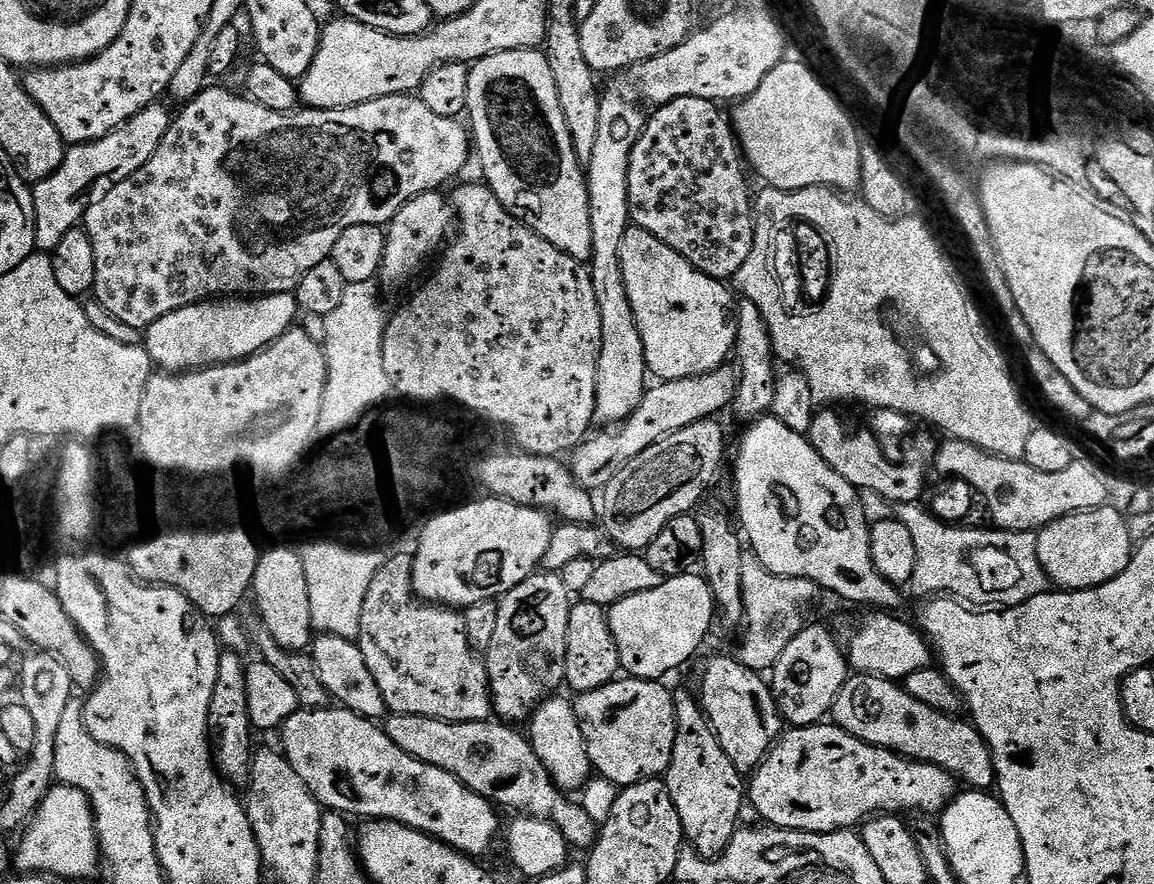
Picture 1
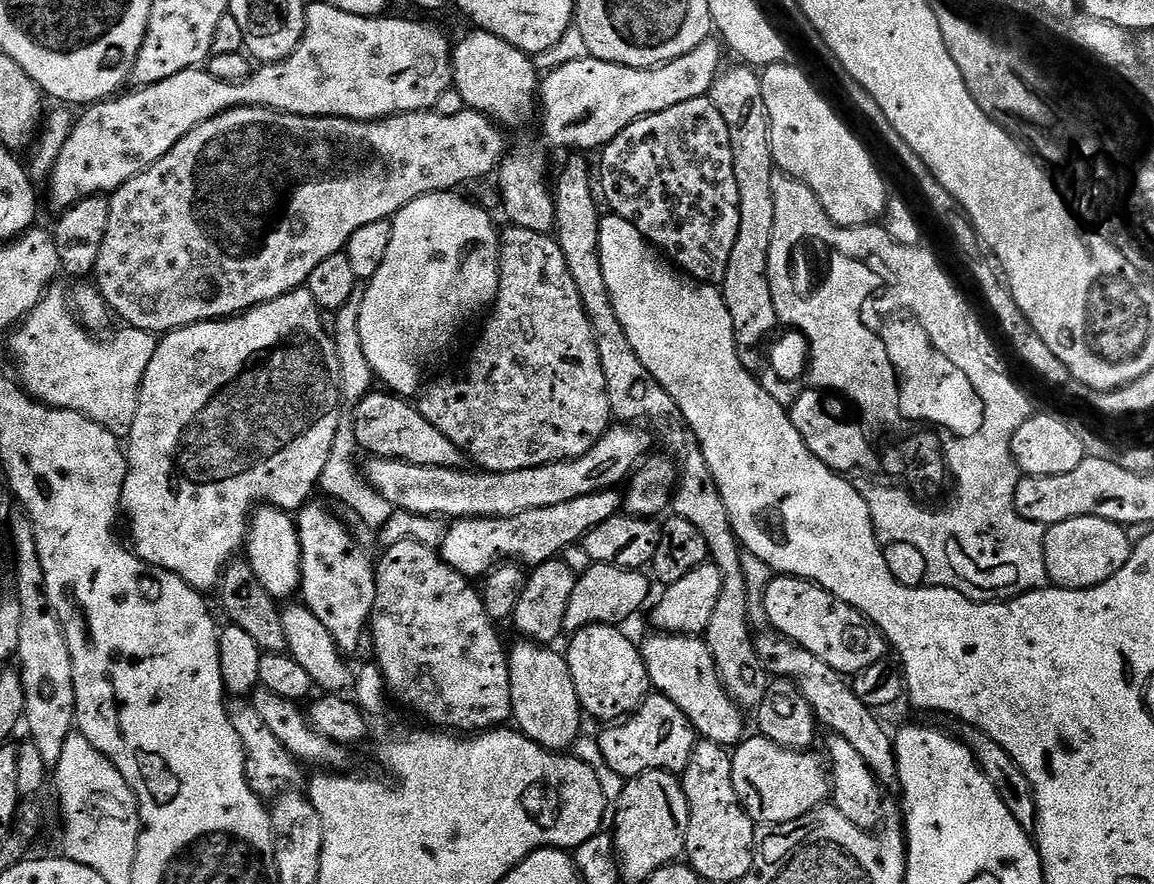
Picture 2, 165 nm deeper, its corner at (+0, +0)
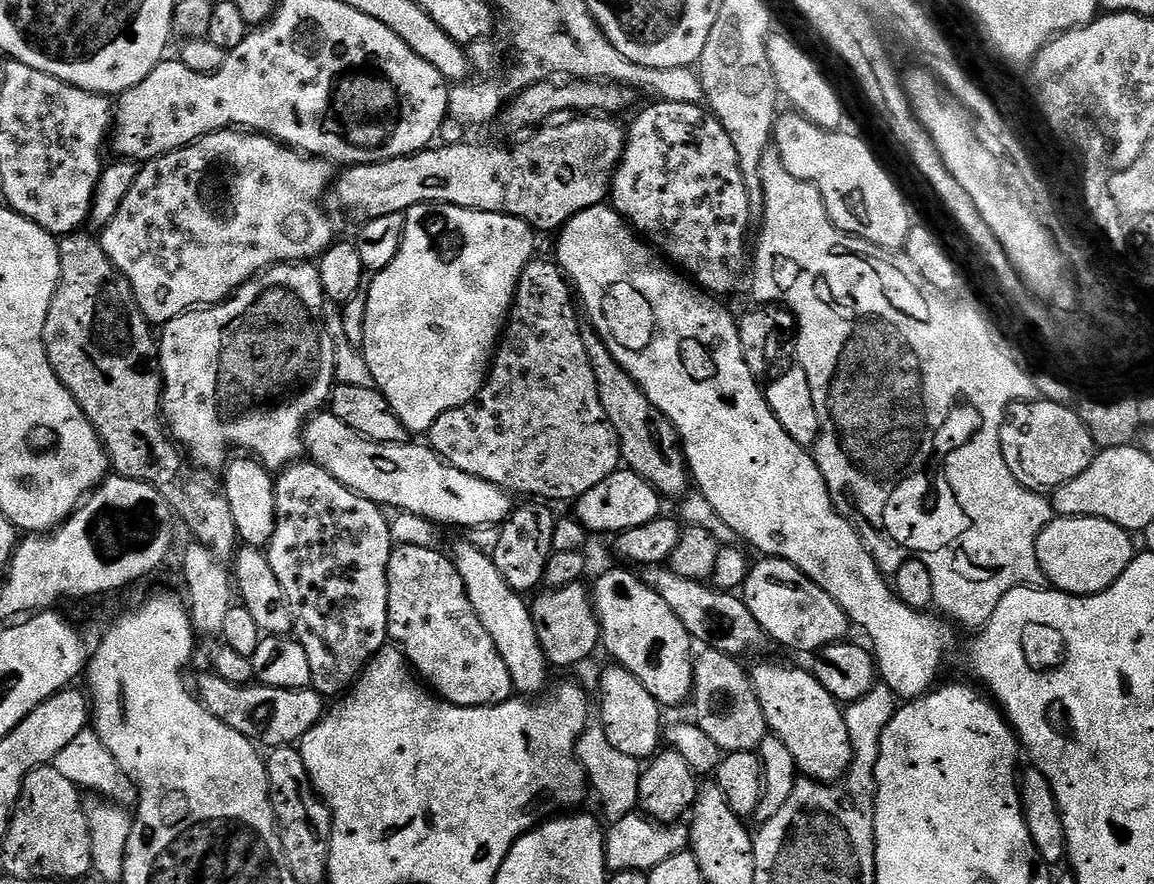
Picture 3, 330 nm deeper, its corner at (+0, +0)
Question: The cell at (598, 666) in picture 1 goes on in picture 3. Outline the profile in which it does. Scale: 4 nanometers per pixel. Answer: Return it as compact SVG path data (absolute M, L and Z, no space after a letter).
M619 666L605 667L598 681L600 687L600 717L606 736L611 746L617 747L622 754L643 761L651 759L659 751L664 734L662 726L662 706L652 694L646 690L642 682L630 670Z

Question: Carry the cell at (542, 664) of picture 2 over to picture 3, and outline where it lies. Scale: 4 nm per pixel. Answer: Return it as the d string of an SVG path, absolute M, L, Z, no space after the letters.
M460 540L450 551L450 559L466 586L466 594L470 598L470 606L474 606L474 614L478 614L478 622L482 622L486 634L490 634L494 646L498 646L498 654L502 654L502 662L506 662L506 670L510 670L513 689L520 694L543 693L549 687L550 665L538 642L538 630L534 630L529 601L515 592L502 574L498 574L498 566L494 566L491 555L485 549L483 552L478 545Z

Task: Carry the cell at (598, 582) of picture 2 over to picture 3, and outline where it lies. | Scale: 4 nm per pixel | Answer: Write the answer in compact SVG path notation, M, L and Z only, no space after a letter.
M577 582L565 588L544 590L536 598L530 604L534 630L538 630L538 642L553 669L571 670L575 664L582 662L582 658L593 658L597 655L596 648L598 652L602 644L600 619L596 617L587 583Z

